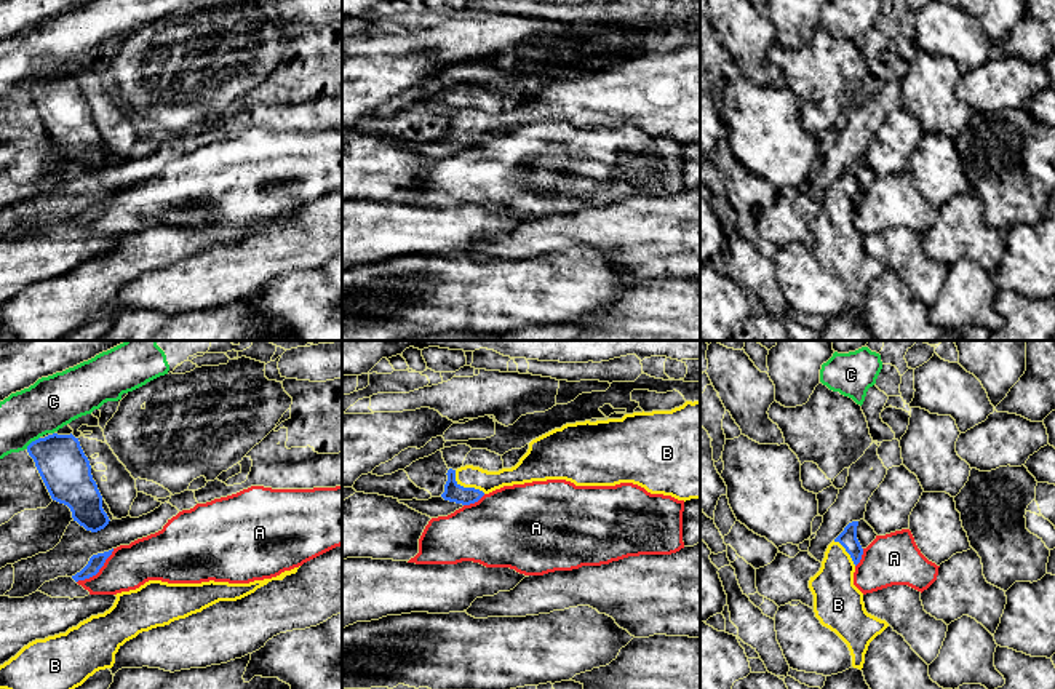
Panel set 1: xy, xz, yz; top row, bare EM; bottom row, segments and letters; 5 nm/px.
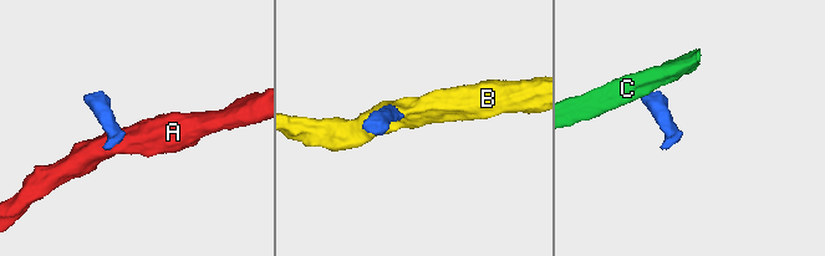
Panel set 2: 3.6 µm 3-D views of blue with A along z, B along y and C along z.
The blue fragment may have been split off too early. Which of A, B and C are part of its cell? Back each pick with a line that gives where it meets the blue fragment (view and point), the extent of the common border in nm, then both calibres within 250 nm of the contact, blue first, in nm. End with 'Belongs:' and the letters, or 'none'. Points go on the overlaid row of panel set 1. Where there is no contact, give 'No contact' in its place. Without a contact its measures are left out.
B: Touches blue at xz (465, 488). Shared border 200 nm. Thickness 100 nm (blue) against 110 nm
Belongs: B

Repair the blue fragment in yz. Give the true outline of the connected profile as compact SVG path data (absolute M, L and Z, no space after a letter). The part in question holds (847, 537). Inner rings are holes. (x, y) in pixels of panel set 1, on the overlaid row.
M858 521L849 523L828 545L820 571L810 577L814 612L849 647L852 667L862 670L870 643L889 623L866 612L863 593L854 585L863 548L857 539Z

